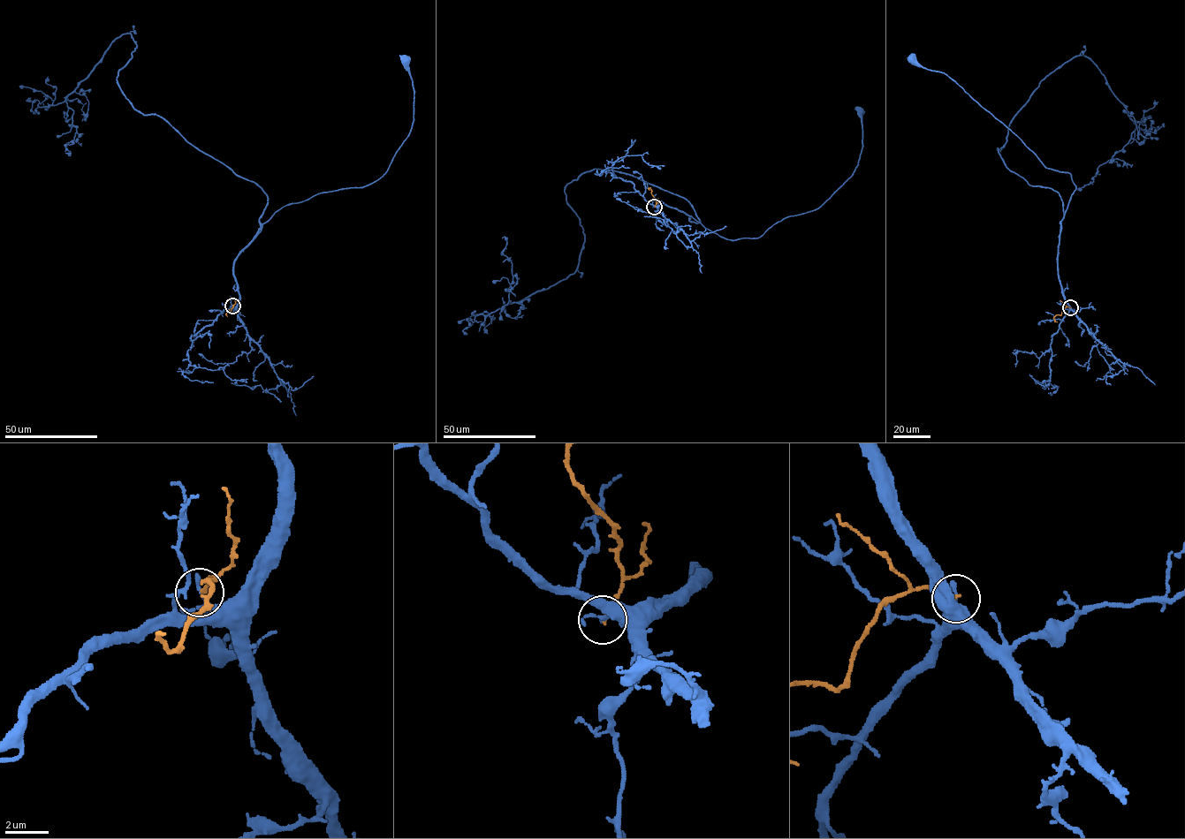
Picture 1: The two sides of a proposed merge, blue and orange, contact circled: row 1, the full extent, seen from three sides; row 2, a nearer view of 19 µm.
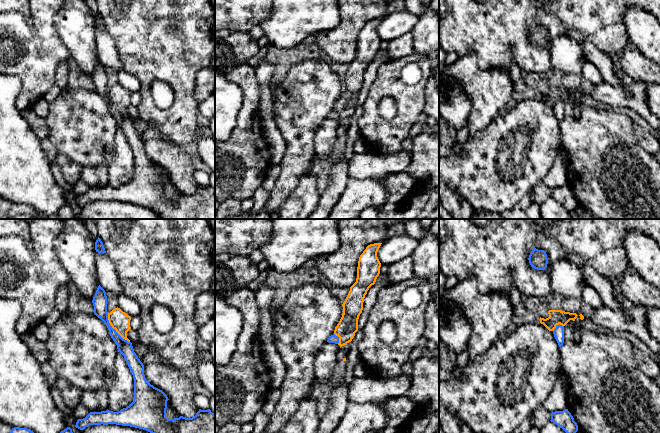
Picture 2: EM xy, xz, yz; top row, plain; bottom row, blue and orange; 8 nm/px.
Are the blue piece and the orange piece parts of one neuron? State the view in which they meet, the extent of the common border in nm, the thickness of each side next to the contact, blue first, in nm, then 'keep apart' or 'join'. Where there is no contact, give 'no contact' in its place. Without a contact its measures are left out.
contact in xy; length 300 nm; calibres 110 and 160 nm; keep apart

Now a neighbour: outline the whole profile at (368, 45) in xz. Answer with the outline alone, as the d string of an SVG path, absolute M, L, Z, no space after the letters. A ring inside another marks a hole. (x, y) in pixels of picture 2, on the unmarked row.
M382 19L370 20L359 33L356 58L342 80L343 90L335 103L340 124L351 118L358 107L358 95L363 86L363 78L369 64L375 60L380 50L381 39L377 28Z

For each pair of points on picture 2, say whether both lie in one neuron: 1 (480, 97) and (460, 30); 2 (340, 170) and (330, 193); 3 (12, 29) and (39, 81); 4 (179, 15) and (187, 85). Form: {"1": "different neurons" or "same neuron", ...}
{"1": "different neurons", "2": "same neuron", "3": "same neuron", "4": "same neuron"}

